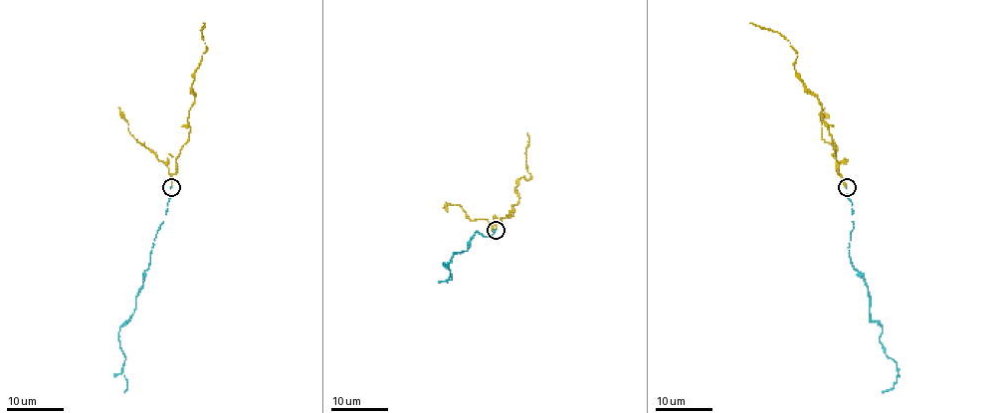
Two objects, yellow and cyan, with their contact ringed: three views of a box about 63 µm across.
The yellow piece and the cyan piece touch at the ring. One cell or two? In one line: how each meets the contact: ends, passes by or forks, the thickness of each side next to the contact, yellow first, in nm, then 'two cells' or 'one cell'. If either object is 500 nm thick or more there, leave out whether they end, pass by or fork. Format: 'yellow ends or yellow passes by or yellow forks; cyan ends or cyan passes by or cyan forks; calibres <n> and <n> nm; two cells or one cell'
yellow ends; cyan ends; calibres 280 and 110 nm; one cell

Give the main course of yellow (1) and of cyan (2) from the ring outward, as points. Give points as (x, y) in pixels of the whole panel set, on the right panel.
1: (846, 187), (838, 172), (819, 99), (794, 69), (797, 53), (777, 32), (749, 23)
2: (846, 187), (851, 263), (868, 288), (869, 314), (882, 326), (879, 340), (897, 363), (894, 386), (882, 392)

